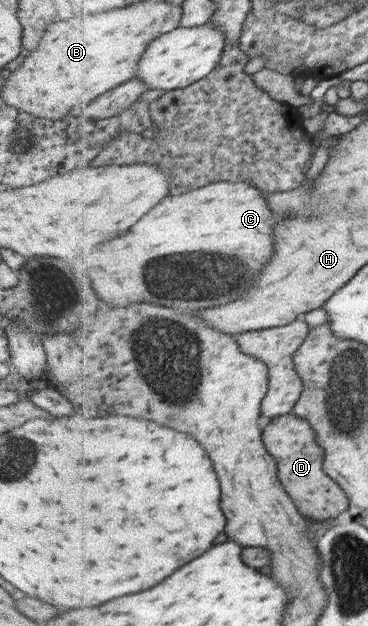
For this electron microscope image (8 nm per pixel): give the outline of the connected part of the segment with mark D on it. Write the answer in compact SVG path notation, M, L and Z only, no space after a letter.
M295 415L279 417L275 419L265 431L263 439L267 441L267 449L275 453L279 459L279 477L283 485L287 485L287 493L299 501L299 509L307 513L307 517L313 517L317 521L327 521L327 519L337 519L341 513L349 509L349 497L341 489L337 481L333 481L325 471L323 471L323 459L325 453L315 441L315 431L311 429L309 421L299 419Z

